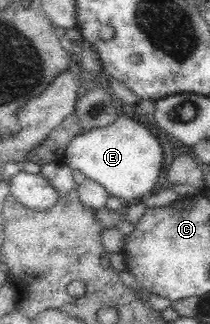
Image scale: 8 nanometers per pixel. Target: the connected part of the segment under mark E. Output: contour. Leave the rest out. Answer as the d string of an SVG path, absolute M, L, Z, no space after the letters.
M123 113L105 127L94 127L74 136L64 152L63 164L72 172L78 171L86 179L98 182L108 196L131 204L154 188L162 166L162 147L156 136L148 131L144 120Z

